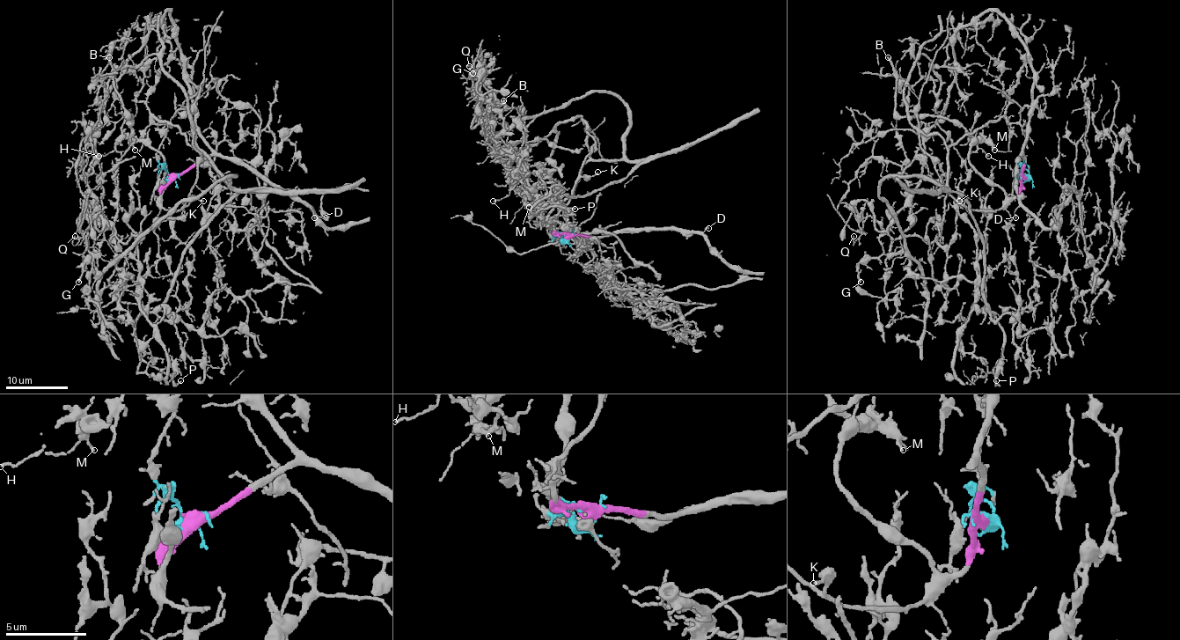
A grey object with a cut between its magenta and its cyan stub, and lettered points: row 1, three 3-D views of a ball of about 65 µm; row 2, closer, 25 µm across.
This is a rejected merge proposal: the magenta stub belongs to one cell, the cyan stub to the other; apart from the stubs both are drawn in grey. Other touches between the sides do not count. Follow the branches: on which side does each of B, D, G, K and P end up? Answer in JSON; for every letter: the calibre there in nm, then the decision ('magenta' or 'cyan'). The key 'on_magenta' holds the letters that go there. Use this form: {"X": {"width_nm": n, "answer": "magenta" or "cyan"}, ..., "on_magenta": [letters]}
{"B": {"width_nm": 280, "answer": "magenta"}, "D": {"width_nm": 110, "answer": "magenta"}, "G": {"width_nm": 240, "answer": "cyan"}, "K": {"width_nm": 140, "answer": "magenta"}, "P": {"width_nm": 150, "answer": "cyan"}, "on_magenta": ["B", "D", "K"]}

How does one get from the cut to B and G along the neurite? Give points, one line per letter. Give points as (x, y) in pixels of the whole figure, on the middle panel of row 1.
B: (568, 238), (556, 231), (559, 182), (535, 189), (526, 186), (523, 114), (518, 107), (507, 107), (502, 99)
G: (568, 238), (546, 216), (589, 161), (623, 156), (629, 109), (587, 91), (496, 134), (472, 73)

